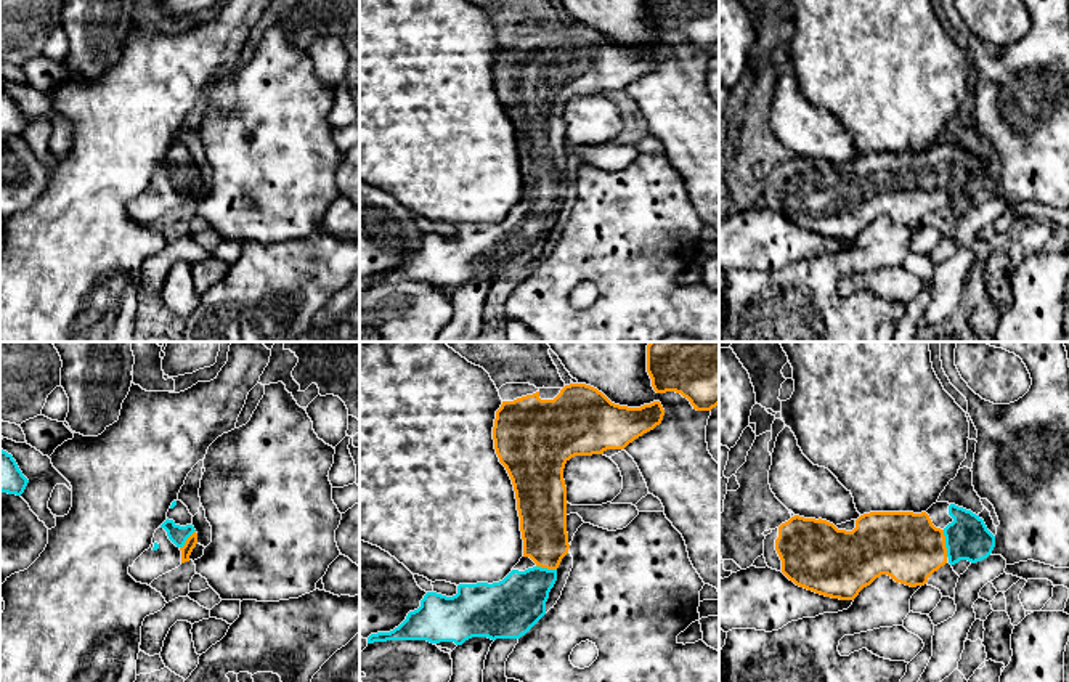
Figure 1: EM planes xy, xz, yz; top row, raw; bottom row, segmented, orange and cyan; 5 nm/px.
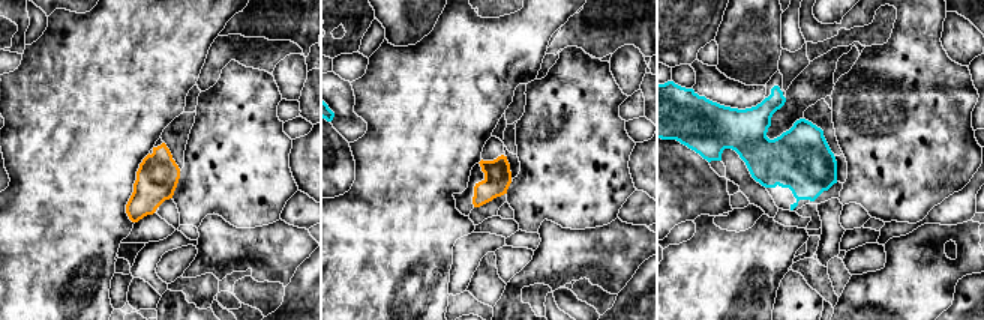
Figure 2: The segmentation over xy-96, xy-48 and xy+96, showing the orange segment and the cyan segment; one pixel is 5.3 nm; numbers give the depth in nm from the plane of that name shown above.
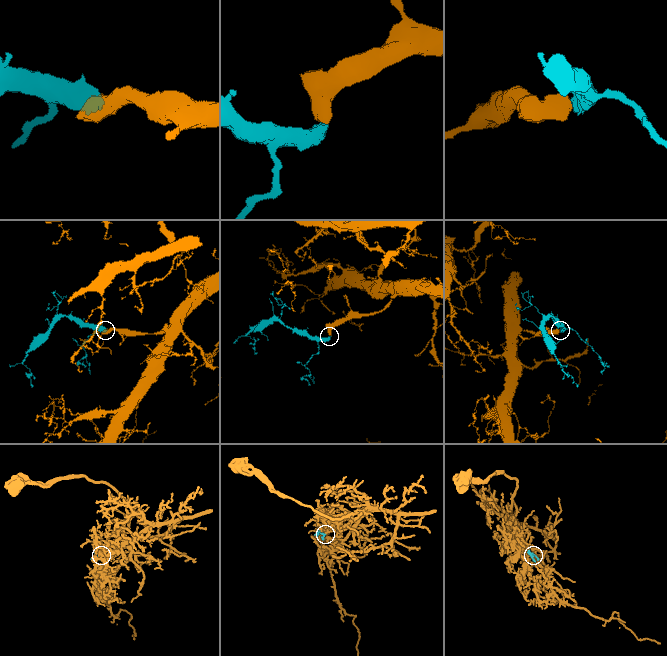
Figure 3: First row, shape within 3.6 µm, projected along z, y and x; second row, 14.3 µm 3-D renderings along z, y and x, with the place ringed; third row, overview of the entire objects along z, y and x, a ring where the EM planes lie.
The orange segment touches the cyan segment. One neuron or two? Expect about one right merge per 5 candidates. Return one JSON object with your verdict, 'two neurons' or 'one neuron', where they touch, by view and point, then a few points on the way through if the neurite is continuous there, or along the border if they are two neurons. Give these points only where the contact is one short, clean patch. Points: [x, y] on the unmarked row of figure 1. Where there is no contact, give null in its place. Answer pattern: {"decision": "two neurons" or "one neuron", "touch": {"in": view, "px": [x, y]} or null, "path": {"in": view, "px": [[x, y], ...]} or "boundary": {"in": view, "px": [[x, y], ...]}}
{"decision": "one neuron", "touch": {"in": "yz", "px": [944, 183]}, "path": {"in": "yz", "px": [[906, 186], [944, 183], [967, 178]]}}

